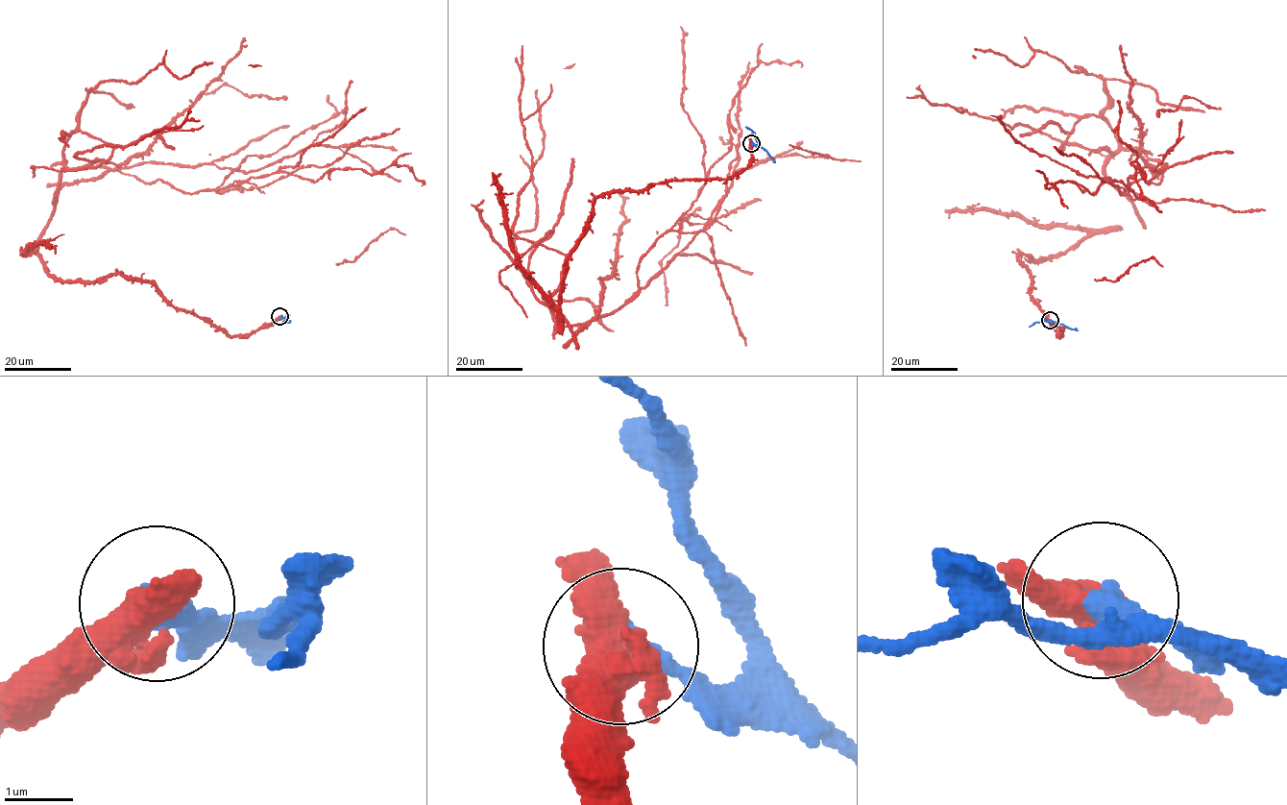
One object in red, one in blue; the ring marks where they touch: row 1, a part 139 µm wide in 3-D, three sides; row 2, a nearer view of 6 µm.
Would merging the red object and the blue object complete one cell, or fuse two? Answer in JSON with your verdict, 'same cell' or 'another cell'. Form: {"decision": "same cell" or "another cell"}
{"decision": "another cell"}

